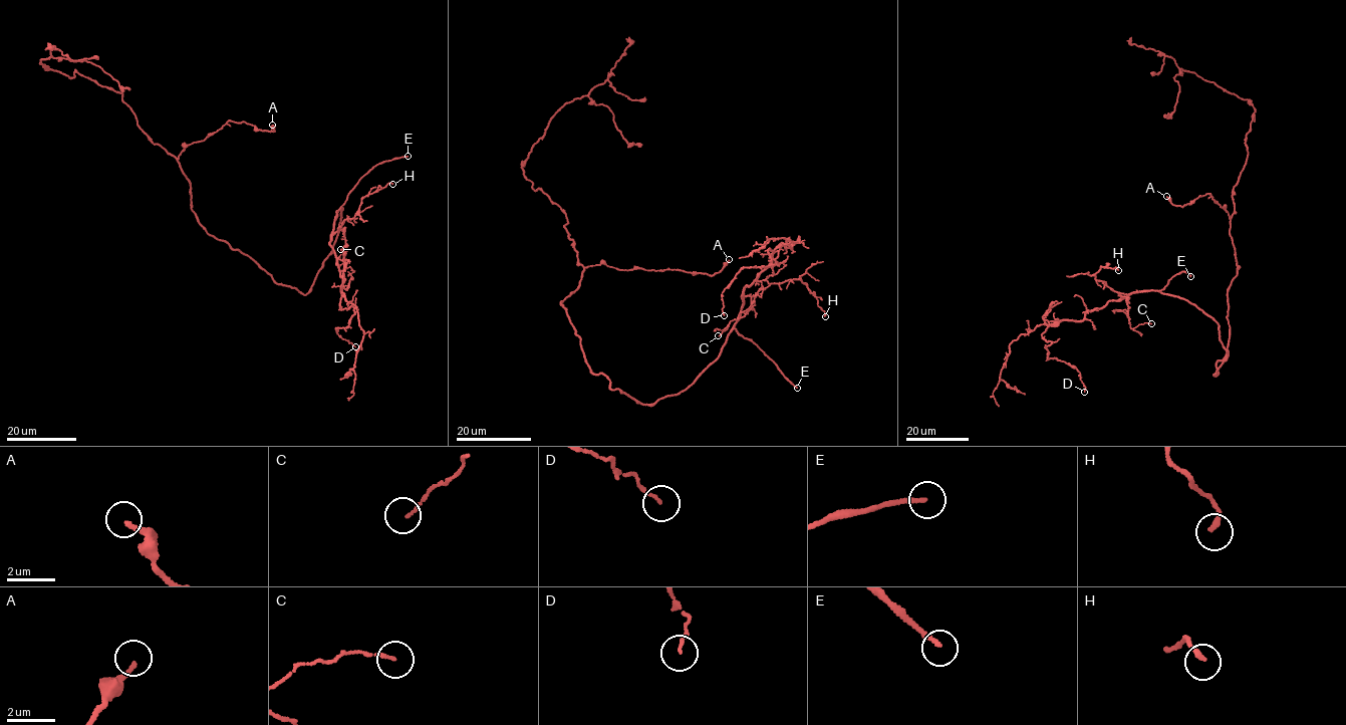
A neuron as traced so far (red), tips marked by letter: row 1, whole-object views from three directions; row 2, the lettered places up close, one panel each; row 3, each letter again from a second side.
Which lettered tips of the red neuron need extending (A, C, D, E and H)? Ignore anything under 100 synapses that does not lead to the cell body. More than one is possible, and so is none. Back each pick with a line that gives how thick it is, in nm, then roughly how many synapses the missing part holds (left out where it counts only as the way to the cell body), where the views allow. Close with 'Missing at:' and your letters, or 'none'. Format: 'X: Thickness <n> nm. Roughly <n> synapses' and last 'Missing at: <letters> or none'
E: Thickness 180 nm
Missing at: E

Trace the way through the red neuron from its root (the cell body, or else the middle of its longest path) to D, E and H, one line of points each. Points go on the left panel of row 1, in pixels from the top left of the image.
D: (257, 262), (305, 294), (342, 208), (329, 242), (340, 308), (354, 314), (336, 331), (355, 346)
E: (257, 262), (277, 283), (305, 294), (332, 250), (342, 208), (337, 211), (348, 193), (378, 164), (408, 156)
H: (257, 262), (305, 294), (332, 250), (342, 208), (336, 211), (333, 234), (362, 199), (392, 184)

